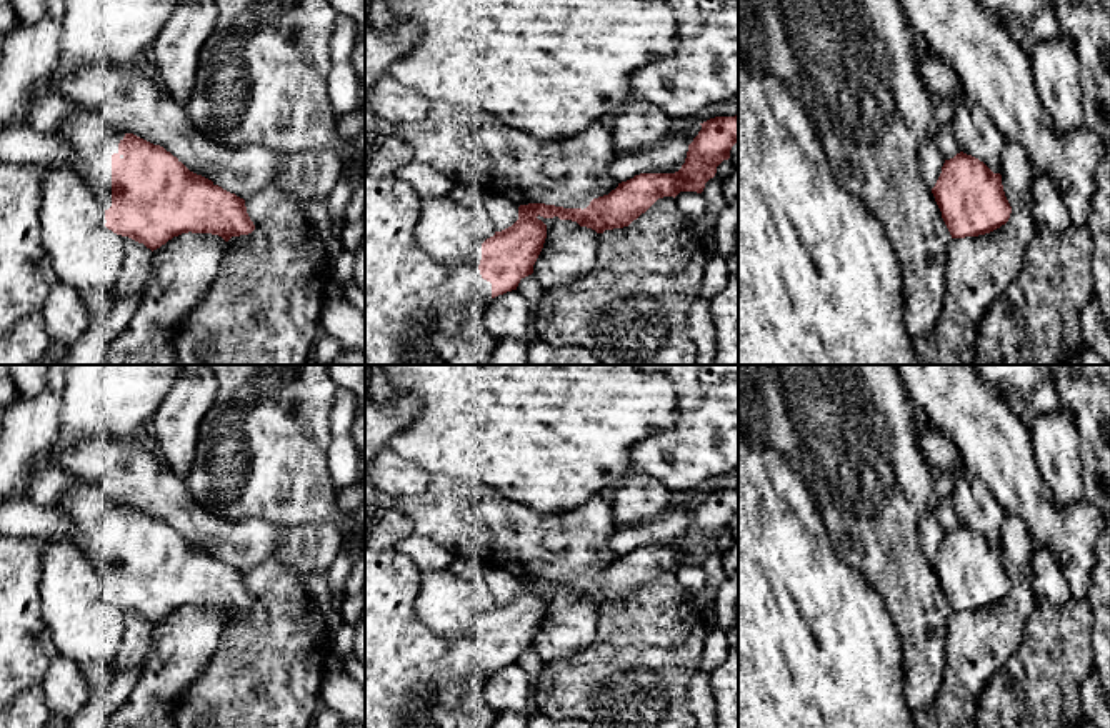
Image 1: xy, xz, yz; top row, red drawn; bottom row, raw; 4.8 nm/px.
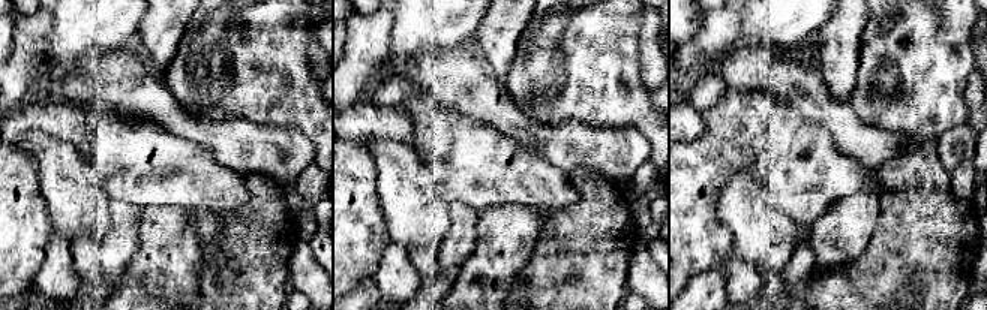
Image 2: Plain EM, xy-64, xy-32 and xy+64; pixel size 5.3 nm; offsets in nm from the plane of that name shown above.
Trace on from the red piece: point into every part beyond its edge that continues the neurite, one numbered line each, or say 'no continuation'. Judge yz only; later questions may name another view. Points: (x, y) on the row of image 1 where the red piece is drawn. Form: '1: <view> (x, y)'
no continuation

